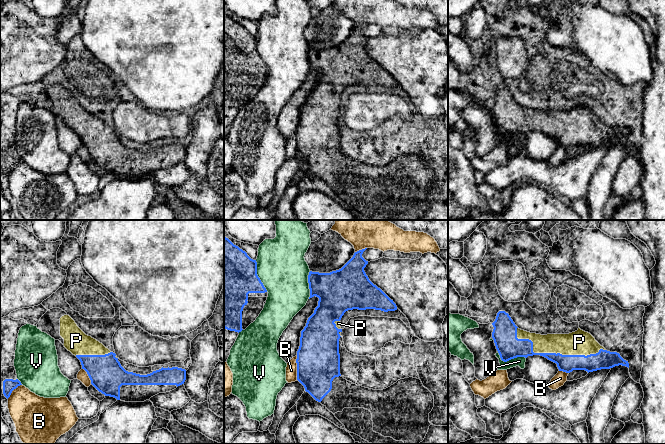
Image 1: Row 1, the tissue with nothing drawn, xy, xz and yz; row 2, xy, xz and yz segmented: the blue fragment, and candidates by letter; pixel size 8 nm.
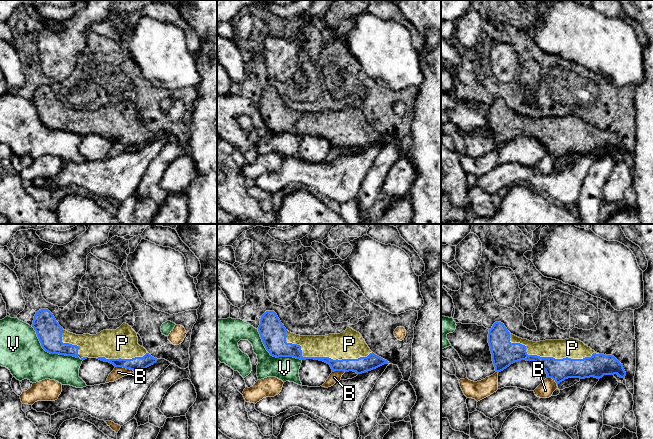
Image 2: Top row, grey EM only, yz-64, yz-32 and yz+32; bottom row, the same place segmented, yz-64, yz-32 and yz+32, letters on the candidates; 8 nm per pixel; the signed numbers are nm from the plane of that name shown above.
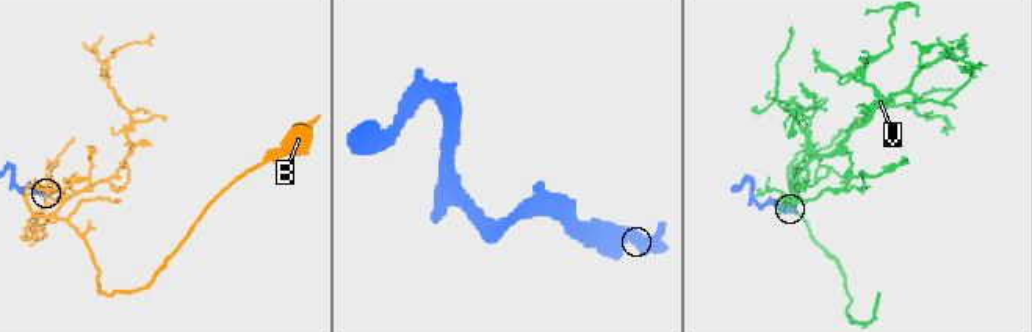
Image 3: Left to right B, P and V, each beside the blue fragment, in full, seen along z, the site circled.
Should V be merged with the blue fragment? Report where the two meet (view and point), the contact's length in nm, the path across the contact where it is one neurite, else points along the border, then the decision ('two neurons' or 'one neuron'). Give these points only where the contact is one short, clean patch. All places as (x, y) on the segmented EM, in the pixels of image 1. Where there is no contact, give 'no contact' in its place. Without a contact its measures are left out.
contact yz (509, 359); length 240 nm; two neurons

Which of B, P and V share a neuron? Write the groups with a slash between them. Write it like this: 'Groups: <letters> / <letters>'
Groups: B / P / V

